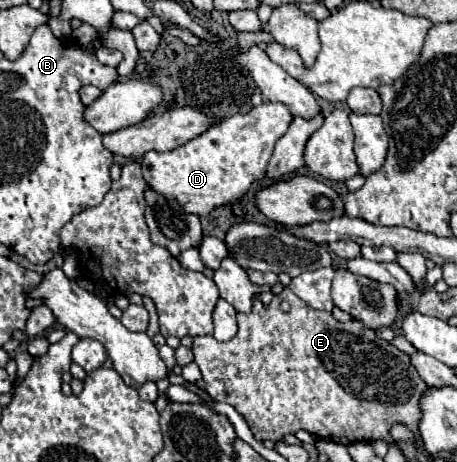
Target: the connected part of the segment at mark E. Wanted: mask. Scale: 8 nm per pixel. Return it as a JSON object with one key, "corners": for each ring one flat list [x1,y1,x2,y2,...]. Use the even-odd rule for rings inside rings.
{"corners":[[288,287,280,295,274,295,270,305,264,305,256,297,250,313,238,313,238,333,228,343,218,343,214,337,202,335,194,339,192,351,210,397,232,405,246,419,258,441,270,439,276,443,288,433,306,429,316,437,342,445,354,441,370,443,376,439,392,443,388,431,394,421,408,425,418,435,418,399,426,391,426,383,410,365,410,357,356,319,342,323,332,313,312,309],[284,301,288,303,288,311,282,309]]}

